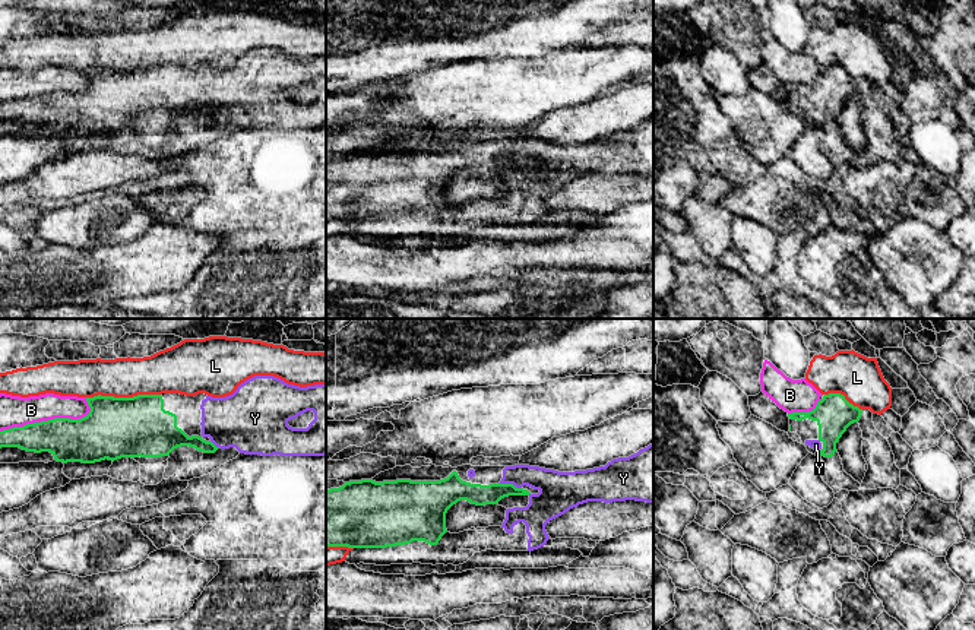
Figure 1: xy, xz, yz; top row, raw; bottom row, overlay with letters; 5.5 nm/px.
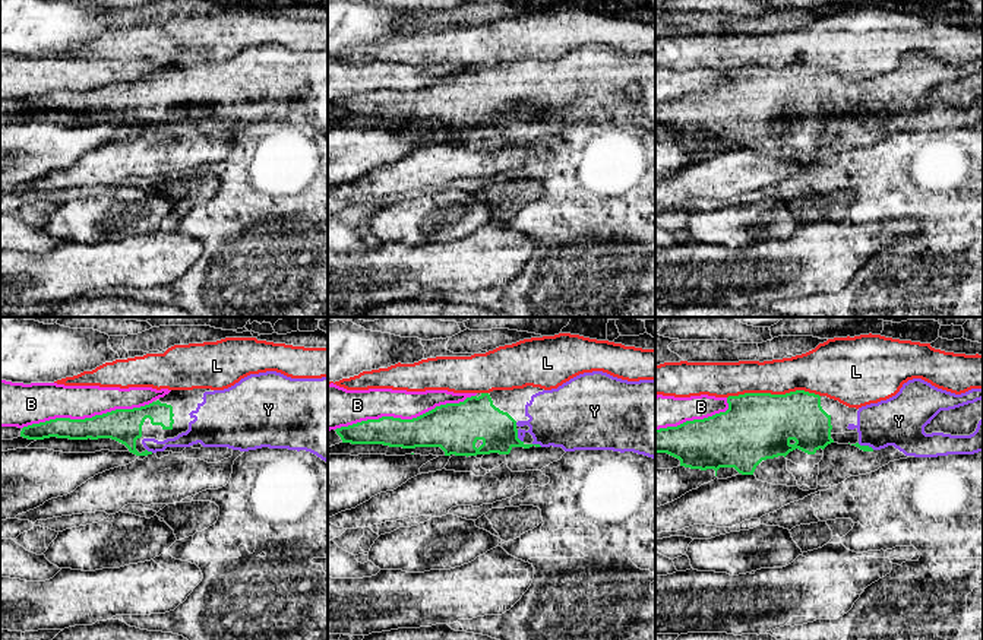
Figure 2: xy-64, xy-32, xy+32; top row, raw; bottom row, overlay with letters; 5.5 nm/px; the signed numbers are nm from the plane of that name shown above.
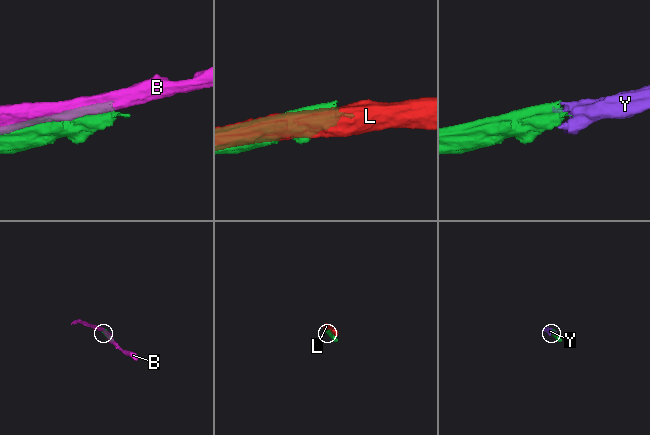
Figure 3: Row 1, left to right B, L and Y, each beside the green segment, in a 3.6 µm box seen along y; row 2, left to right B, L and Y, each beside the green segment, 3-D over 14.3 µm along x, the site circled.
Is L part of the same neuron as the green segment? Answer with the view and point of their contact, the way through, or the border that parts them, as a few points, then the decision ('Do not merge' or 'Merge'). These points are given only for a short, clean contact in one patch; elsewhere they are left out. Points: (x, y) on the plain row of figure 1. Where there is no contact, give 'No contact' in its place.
Touches green at xy (123, 70). Do not merge

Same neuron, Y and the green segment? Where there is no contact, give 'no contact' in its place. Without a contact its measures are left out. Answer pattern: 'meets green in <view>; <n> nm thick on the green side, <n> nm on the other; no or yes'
meets green in xz; 120 nm thick on the green side, 190 nm on the other; yes

